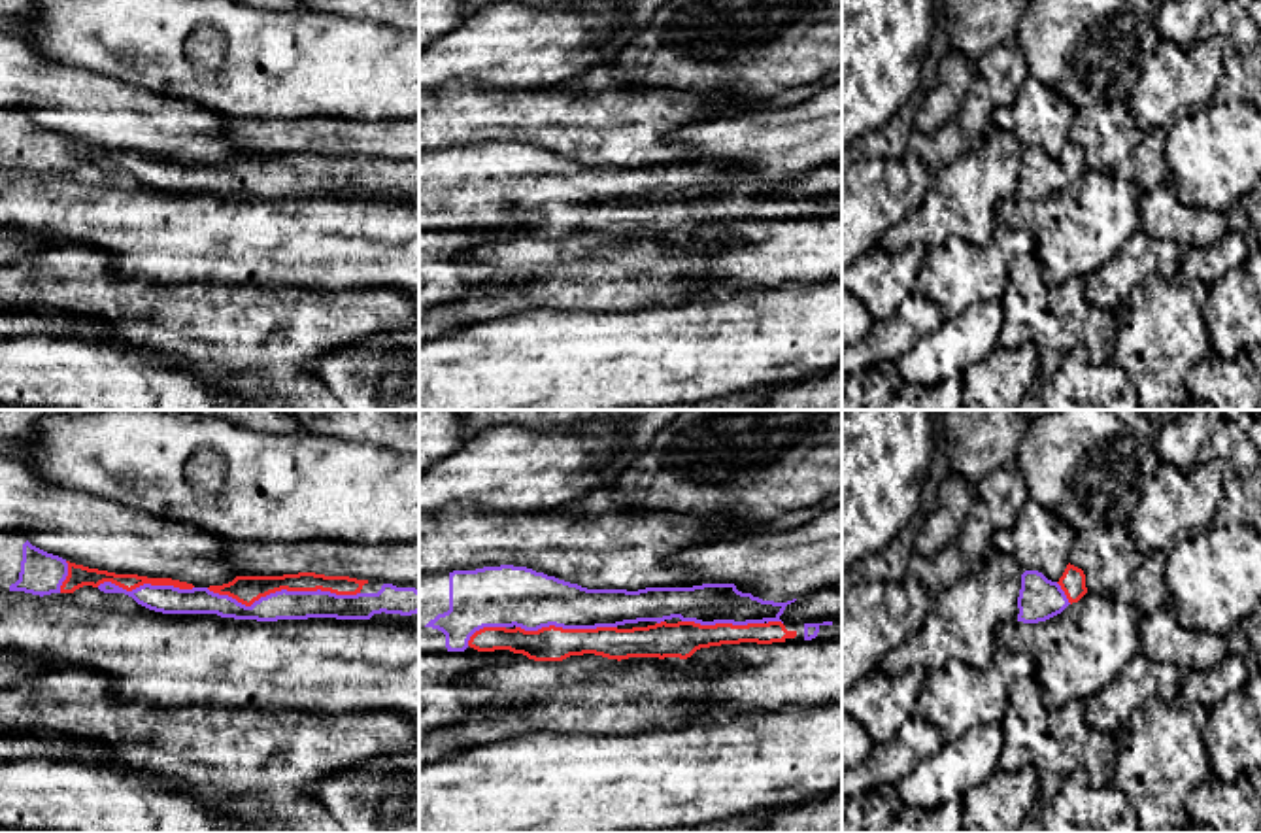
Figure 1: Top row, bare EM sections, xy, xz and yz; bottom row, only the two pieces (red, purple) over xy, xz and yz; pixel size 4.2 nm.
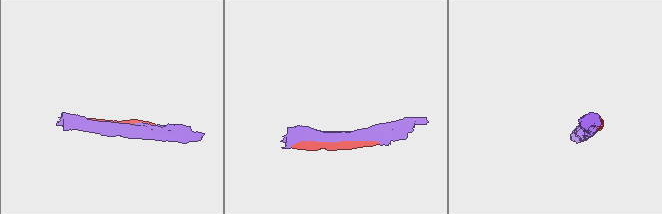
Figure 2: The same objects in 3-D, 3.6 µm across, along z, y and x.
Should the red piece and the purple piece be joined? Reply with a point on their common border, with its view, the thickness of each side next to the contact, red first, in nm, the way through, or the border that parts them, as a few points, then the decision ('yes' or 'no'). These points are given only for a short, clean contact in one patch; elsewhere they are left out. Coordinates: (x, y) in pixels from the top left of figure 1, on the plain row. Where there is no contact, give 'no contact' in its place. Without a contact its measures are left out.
meets red in xy at (284, 165); 120 nm thick on the red side, 130 nm on the other; yes

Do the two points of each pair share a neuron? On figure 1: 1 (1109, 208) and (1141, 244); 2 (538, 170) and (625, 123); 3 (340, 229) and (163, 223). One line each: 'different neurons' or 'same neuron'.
1: different neurons
2: different neurons
3: same neuron

